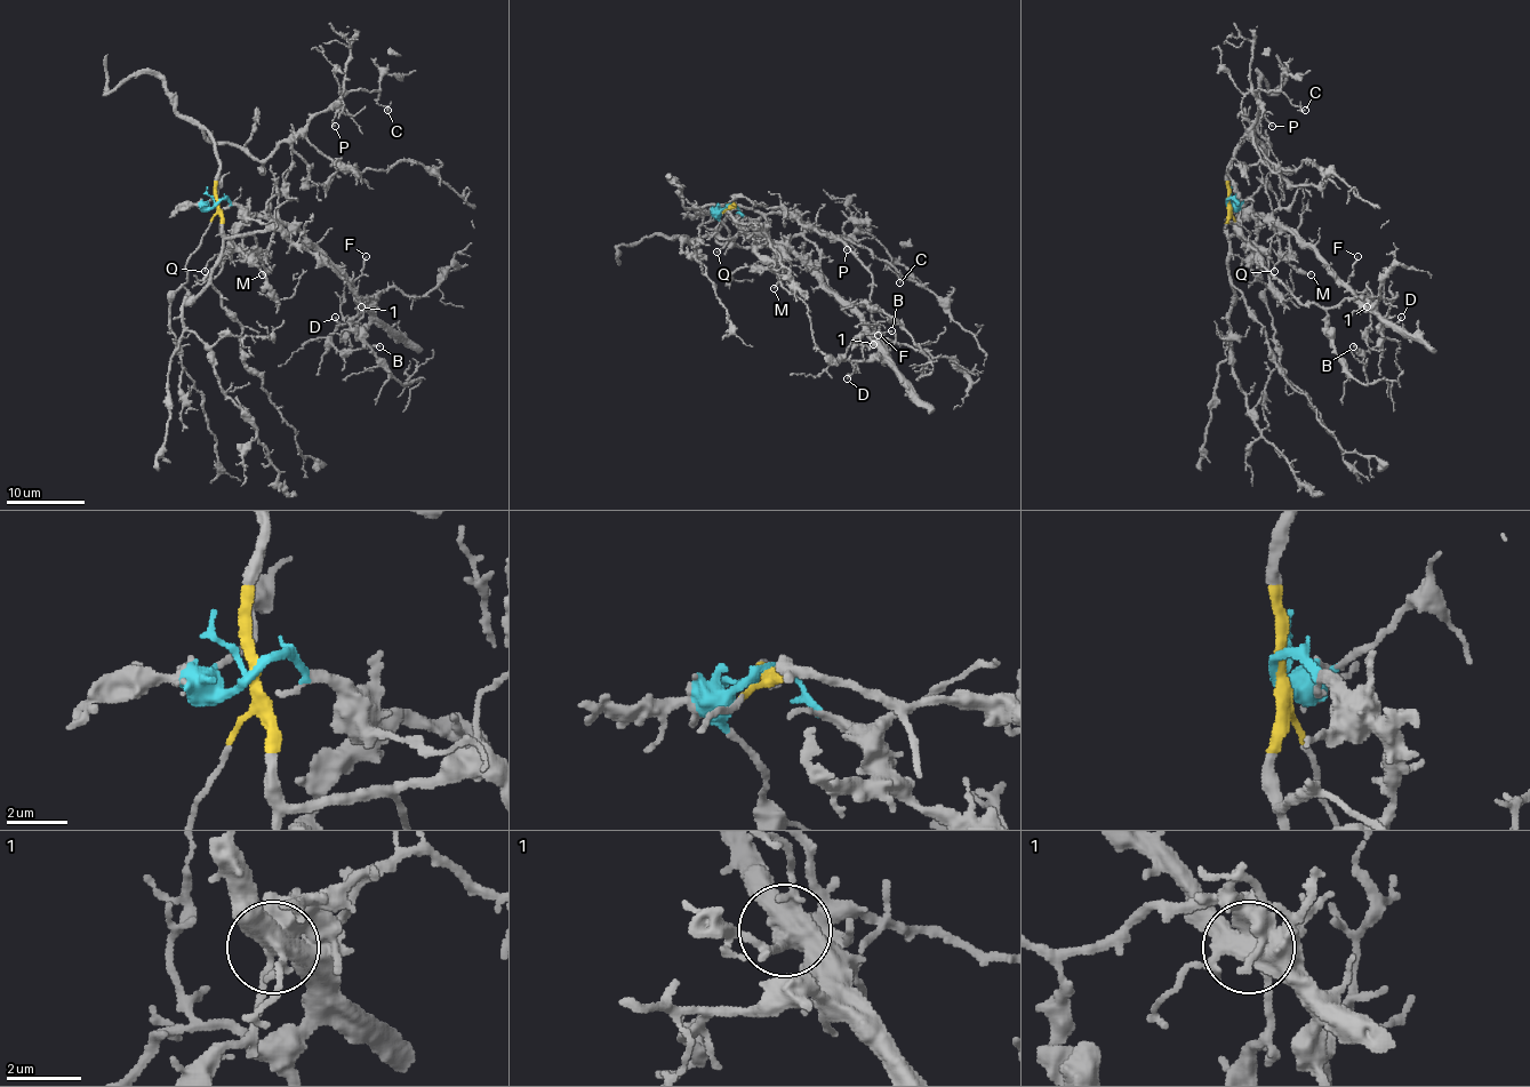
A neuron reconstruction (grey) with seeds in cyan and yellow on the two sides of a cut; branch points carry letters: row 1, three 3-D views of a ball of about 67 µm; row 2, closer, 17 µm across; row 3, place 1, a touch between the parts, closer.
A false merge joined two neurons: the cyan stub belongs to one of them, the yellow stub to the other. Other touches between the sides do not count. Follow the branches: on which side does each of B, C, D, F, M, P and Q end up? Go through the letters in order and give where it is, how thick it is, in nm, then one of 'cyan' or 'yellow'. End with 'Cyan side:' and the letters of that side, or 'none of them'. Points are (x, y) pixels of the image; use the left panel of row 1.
B: at (379, 346); 150 nm thick; cyan
C: at (387, 110); 120 nm thick; yellow
D: at (335, 317); 170 nm thick; cyan
F: at (366, 256); 150 nm thick; cyan
M: at (262, 274); 180 nm thick; cyan
P: at (335, 126); 110 nm thick; yellow
Q: at (205, 271); 160 nm thick; cyan
Cyan side: B, D, F, M, Q

